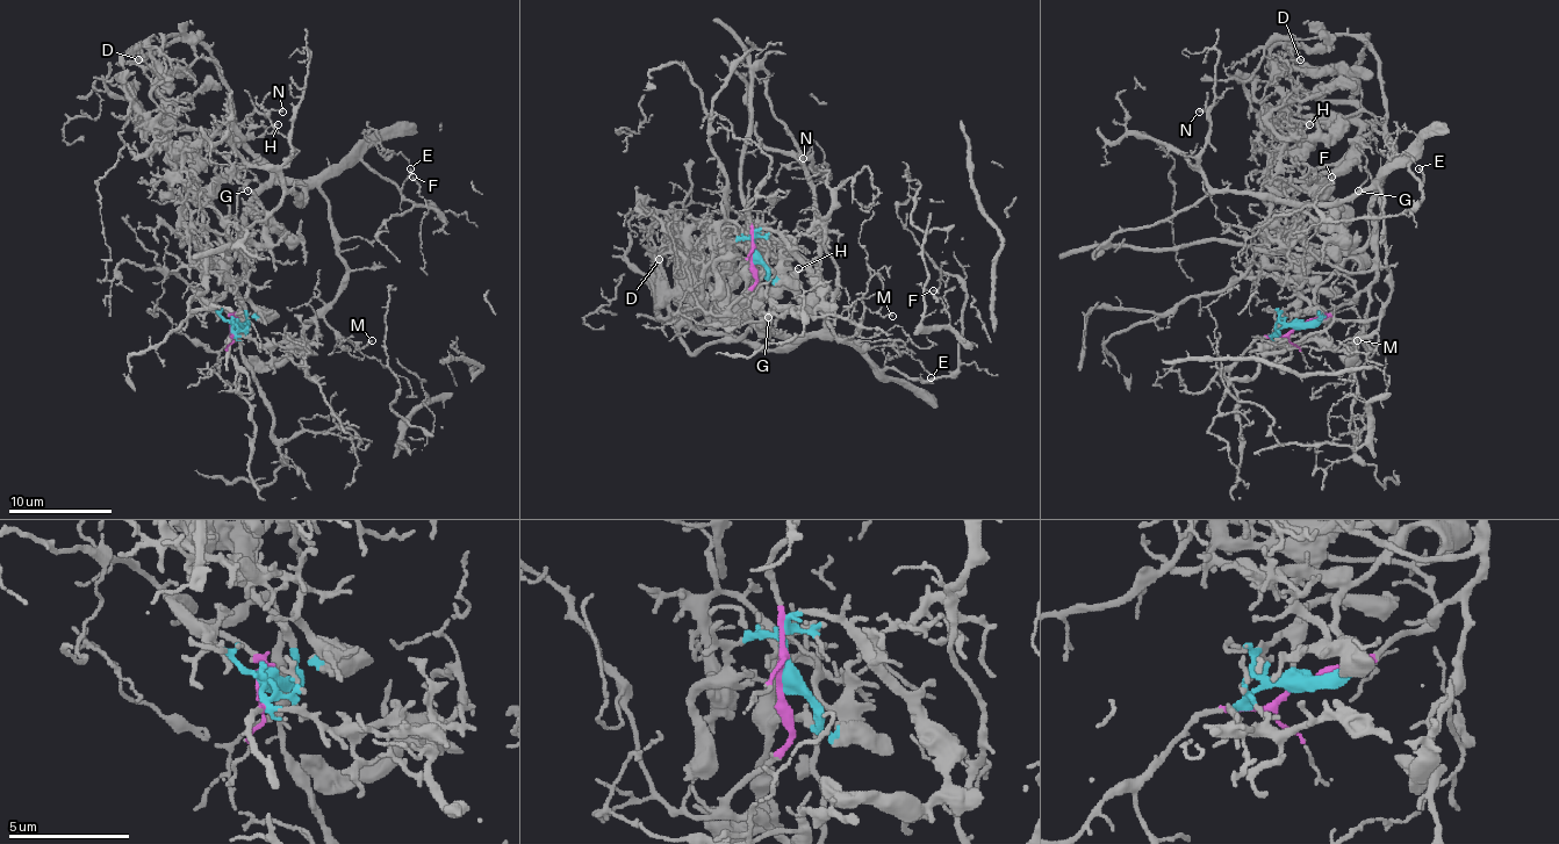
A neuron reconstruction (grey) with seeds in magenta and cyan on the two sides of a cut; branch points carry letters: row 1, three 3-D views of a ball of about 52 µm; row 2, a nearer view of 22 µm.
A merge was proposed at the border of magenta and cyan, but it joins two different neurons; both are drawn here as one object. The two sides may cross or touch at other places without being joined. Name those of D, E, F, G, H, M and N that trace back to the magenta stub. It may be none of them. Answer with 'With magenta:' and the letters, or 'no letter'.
With magenta: E, F, G, M, N

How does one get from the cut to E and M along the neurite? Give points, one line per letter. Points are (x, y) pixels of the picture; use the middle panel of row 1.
E: (752, 258), (755, 283), (728, 309), (760, 334), (768, 330), (796, 337), (847, 337), (878, 368), (929, 379)
M: (752, 258), (755, 283), (728, 309), (760, 334), (832, 337), (866, 350), (845, 340), (868, 309), (891, 317)

